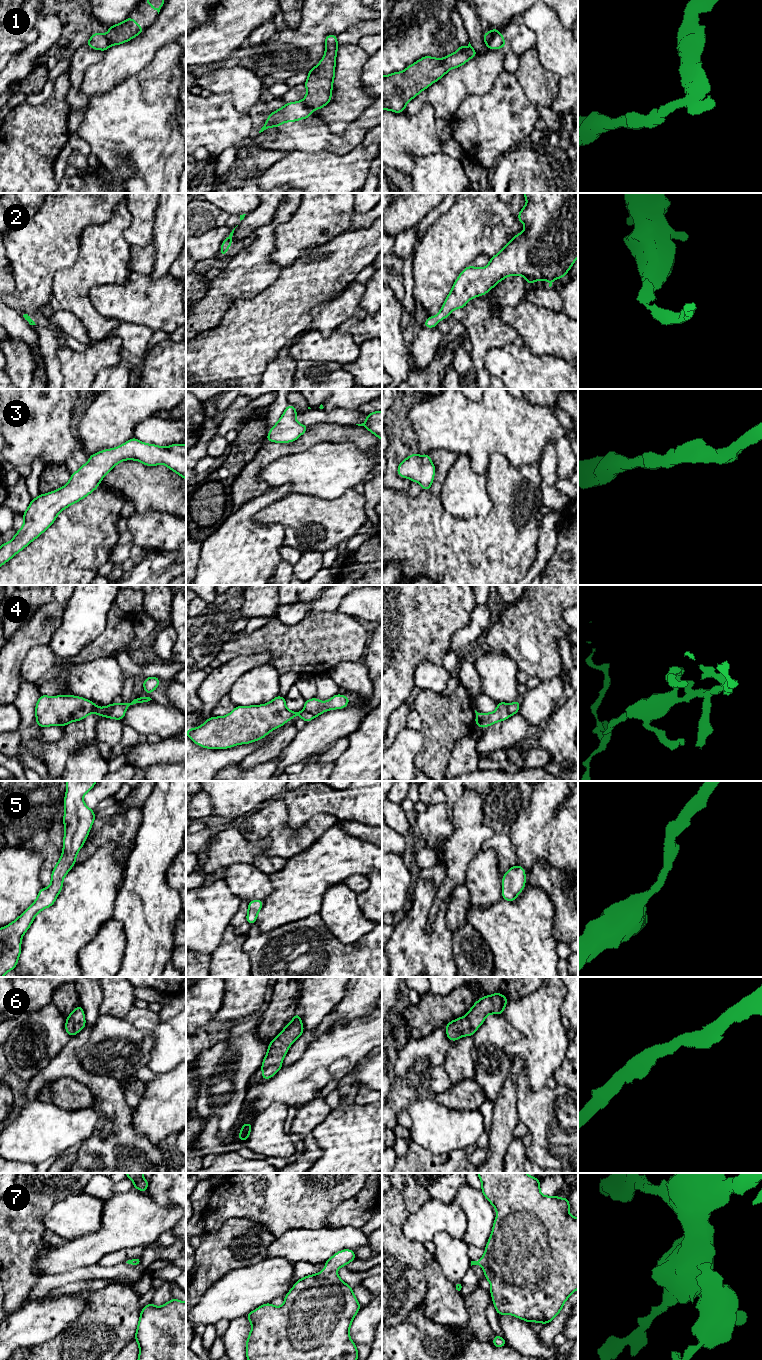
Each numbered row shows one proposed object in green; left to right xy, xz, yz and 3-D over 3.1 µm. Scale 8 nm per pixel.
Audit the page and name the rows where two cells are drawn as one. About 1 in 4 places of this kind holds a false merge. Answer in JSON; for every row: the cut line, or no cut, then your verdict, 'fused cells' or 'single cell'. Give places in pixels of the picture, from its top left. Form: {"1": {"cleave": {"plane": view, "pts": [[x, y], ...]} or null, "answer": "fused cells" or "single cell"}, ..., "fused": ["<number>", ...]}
{"1": {"cleave": {"plane": "yz", "pts": [[495, 29], [485, 43]]}, "answer": "fused cells"}, "2": {"cleave": null, "answer": "single cell"}, "3": {"cleave": null, "answer": "single cell"}, "4": {"cleave": {"plane": "xy", "pts": [[110, 704], [107, 716]]}, "answer": "fused cells"}, "5": {"cleave": null, "answer": "single cell"}, "6": {"cleave": null, "answer": "single cell"}, "7": {"cleave": null, "answer": "single cell"}, "fused": ["1", "4"]}

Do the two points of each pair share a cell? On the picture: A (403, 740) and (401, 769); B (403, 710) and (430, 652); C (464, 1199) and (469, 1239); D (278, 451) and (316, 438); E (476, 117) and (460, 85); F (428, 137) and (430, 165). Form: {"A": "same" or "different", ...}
{"A": "same", "B": "different", "C": "same", "D": "same", "E": "different", "F": "different"}

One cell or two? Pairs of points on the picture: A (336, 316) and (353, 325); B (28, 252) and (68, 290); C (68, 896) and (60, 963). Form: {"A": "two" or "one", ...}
{"A": "two", "B": "two", "C": "one"}

